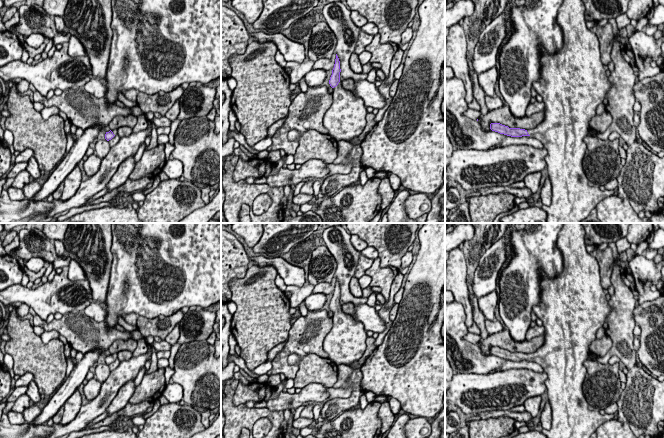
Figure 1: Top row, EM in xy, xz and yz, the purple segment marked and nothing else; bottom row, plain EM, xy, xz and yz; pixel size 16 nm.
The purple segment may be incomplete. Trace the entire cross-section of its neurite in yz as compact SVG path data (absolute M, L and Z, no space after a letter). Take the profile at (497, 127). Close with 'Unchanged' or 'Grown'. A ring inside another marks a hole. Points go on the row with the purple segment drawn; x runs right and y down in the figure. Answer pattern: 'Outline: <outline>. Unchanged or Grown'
Outline: M563 0L557 16L557 23L563 32L563 46L557 53L540 55L541 77L532 84L545 104L543 122L530 130L509 128L500 123L490 124L490 129L500 134L535 137L547 149L545 161L552 186L551 205L542 205L547 223L580 223L600 201L616 191L602 191L598 186L589 186L583 171L582 162L587 148L583 139L588 134L591 118L596 115L596 108L603 103L612 87L601 61L598 38L587 28L586 22L582 0Z. Grown

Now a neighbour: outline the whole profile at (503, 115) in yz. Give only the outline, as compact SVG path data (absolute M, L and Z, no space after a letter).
M506 104L501 108L489 110L486 115L481 116L478 119L483 131L489 132L491 123L500 123L508 126L509 128L520 128L525 130L534 129L545 118L545 111L542 110L539 113L534 113L530 117L524 116L522 118L515 117L510 111L510 107Z

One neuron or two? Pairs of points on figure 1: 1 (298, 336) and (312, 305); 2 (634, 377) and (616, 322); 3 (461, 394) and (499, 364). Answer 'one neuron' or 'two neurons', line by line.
1: two neurons
2: one neuron
3: two neurons

